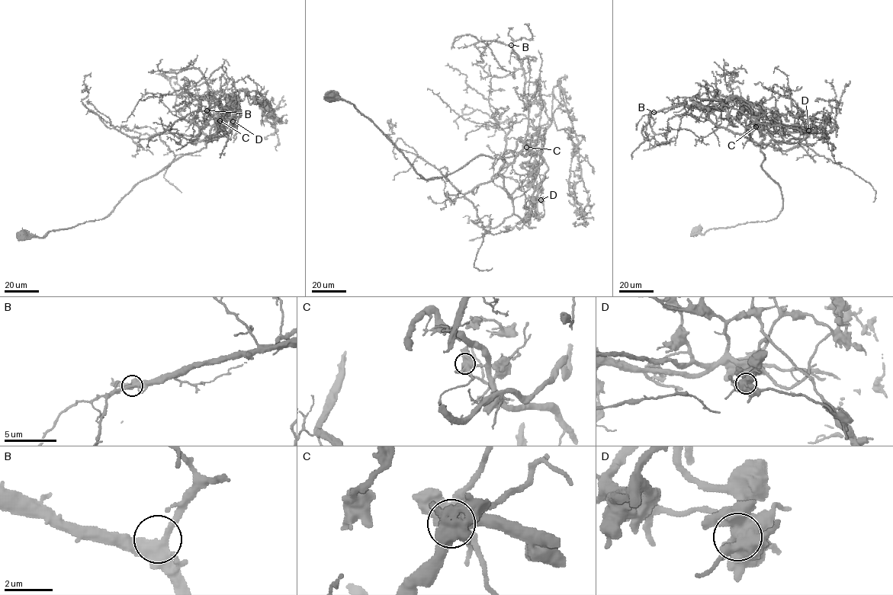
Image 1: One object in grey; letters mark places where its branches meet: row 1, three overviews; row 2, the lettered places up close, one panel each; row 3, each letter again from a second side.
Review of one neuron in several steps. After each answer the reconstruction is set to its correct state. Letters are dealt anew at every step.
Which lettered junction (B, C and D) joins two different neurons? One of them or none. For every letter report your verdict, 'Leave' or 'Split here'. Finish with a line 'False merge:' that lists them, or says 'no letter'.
B: Leave
C: Leave
D: Split here
False merge: D

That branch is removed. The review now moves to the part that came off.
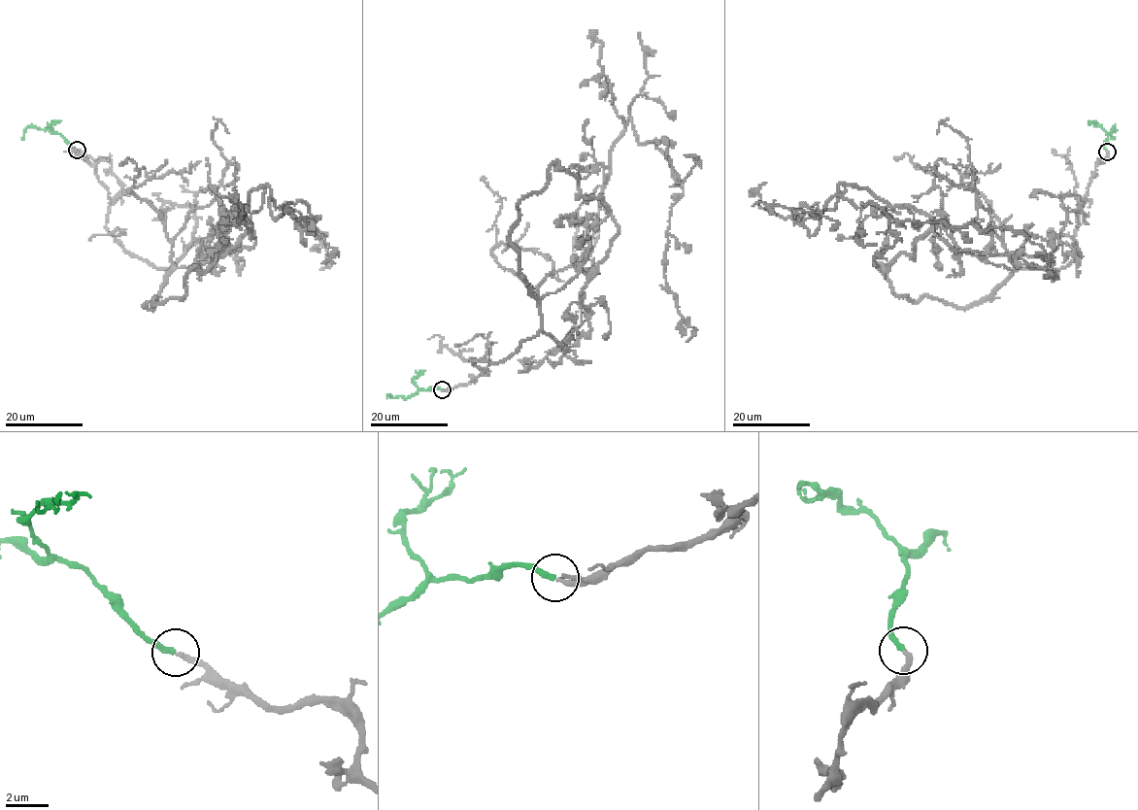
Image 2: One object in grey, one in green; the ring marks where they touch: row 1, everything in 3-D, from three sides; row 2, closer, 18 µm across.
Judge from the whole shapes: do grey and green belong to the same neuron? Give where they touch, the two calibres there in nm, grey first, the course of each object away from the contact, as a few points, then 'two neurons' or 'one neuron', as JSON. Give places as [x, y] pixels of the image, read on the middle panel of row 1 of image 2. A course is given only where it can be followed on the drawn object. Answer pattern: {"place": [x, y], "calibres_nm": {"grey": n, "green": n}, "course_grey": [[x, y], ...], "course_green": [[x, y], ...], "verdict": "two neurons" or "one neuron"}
{"place": [442, 389], "calibres_nm": {"grey": 240, "green": 280}, "course_grey": [[442, 390], [533, 337], [539, 301], [579, 272], [629, 118], [683, 189], [664, 274], [686, 342]], "course_green": [[442, 389], [418, 389], [407, 398], [386, 397]], "verdict": "one neuron"}

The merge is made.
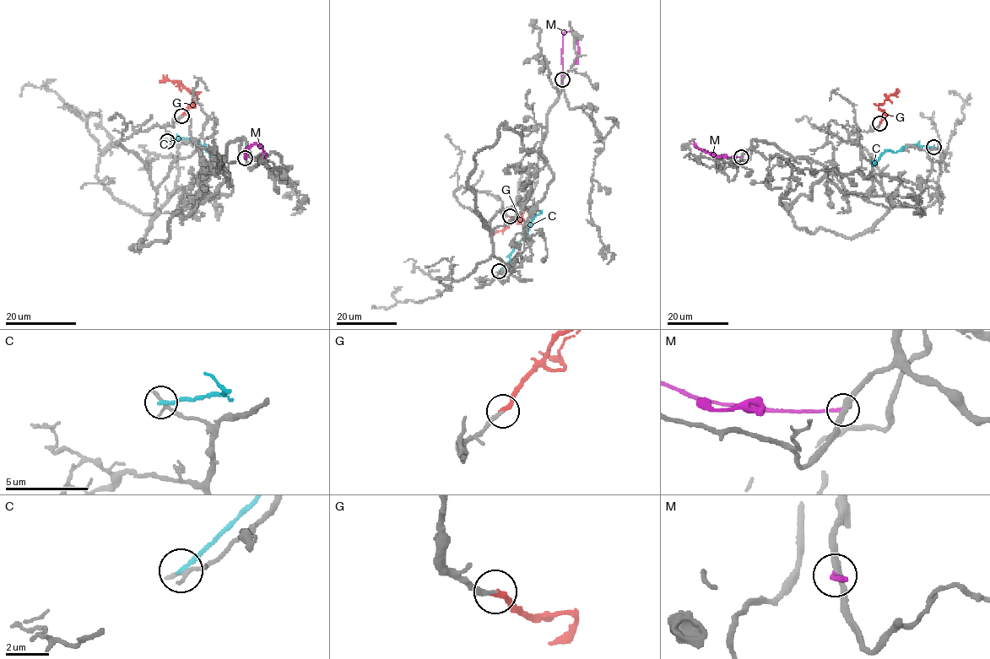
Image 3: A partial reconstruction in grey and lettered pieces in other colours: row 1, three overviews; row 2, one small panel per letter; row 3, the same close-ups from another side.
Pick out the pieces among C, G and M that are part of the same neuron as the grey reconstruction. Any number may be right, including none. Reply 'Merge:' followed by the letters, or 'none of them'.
Merge: G

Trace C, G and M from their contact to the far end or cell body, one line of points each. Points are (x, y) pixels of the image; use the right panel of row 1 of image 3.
C: (933, 147), (905, 145), (899, 150), (885, 150), (876, 163), (875, 159)
G: (879, 124), (883, 113), (879, 107), (895, 94)
M: (741, 156), (714, 155), (697, 148), (694, 143), (713, 155), (727, 157)

